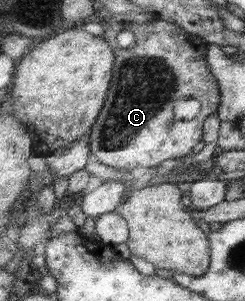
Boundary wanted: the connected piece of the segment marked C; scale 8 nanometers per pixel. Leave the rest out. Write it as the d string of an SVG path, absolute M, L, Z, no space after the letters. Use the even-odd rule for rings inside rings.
M158 16L147 23L116 22L115 20L103 20L104 36L108 43L115 49L119 60L115 62L115 80L110 86L106 100L106 106L95 122L91 132L91 152L100 163L116 169L130 170L143 166L159 166L161 162L169 158L178 159L181 156L191 154L191 150L204 140L204 122L220 109L221 97L220 85L214 74L211 74L207 64L206 40L193 33L187 34L181 25ZM123 30L131 31L136 36L136 45L131 48L122 48L117 36ZM185 98L195 98L201 102L203 112L195 116L193 124L177 124L175 104Z

